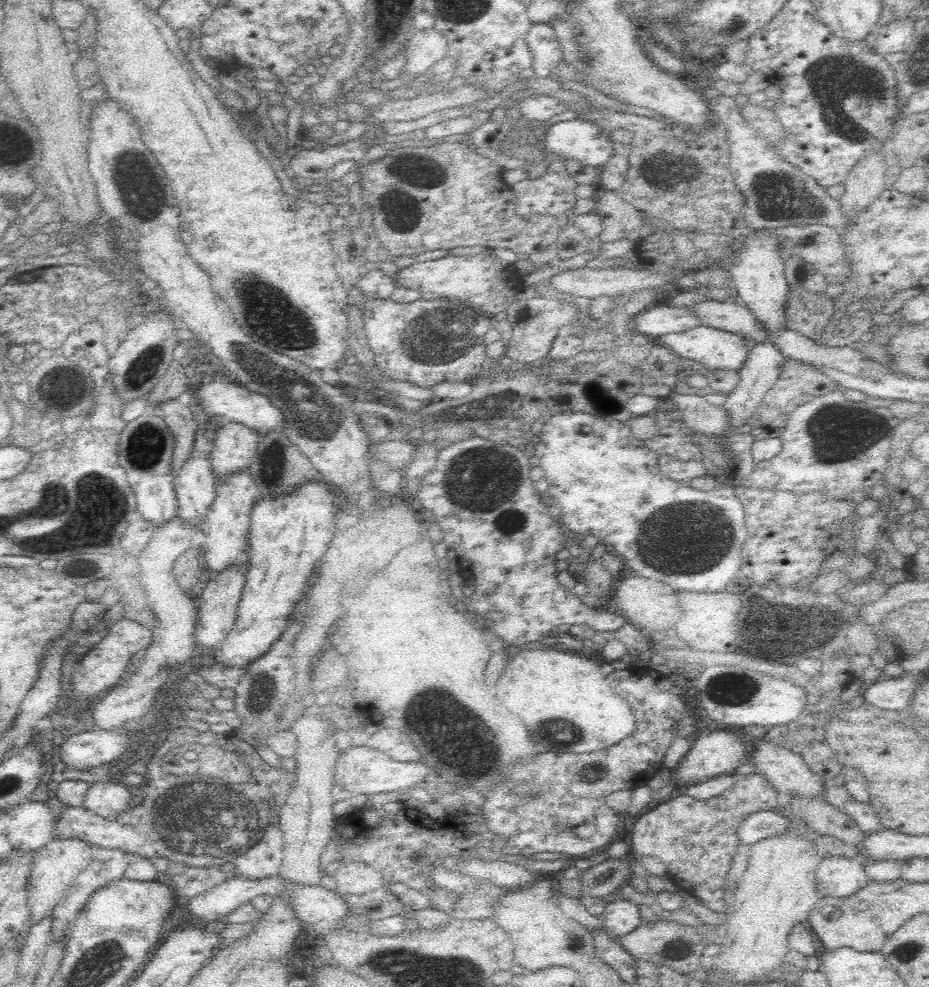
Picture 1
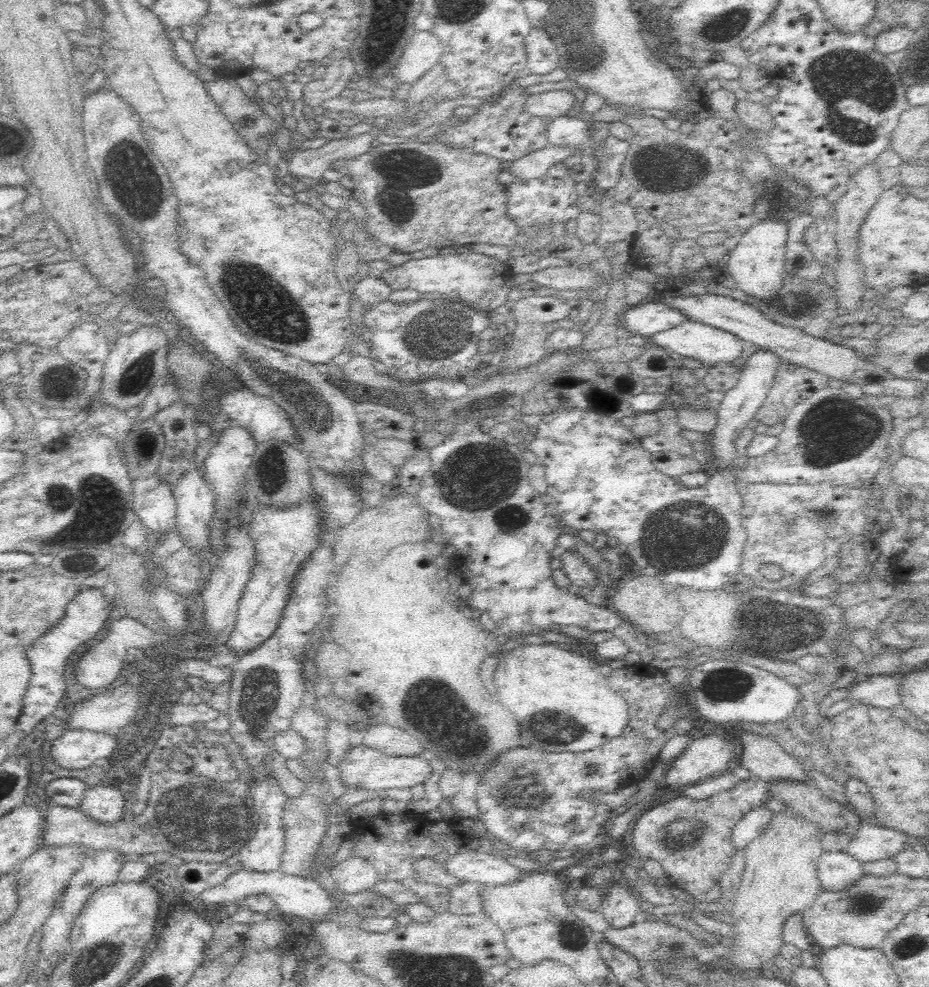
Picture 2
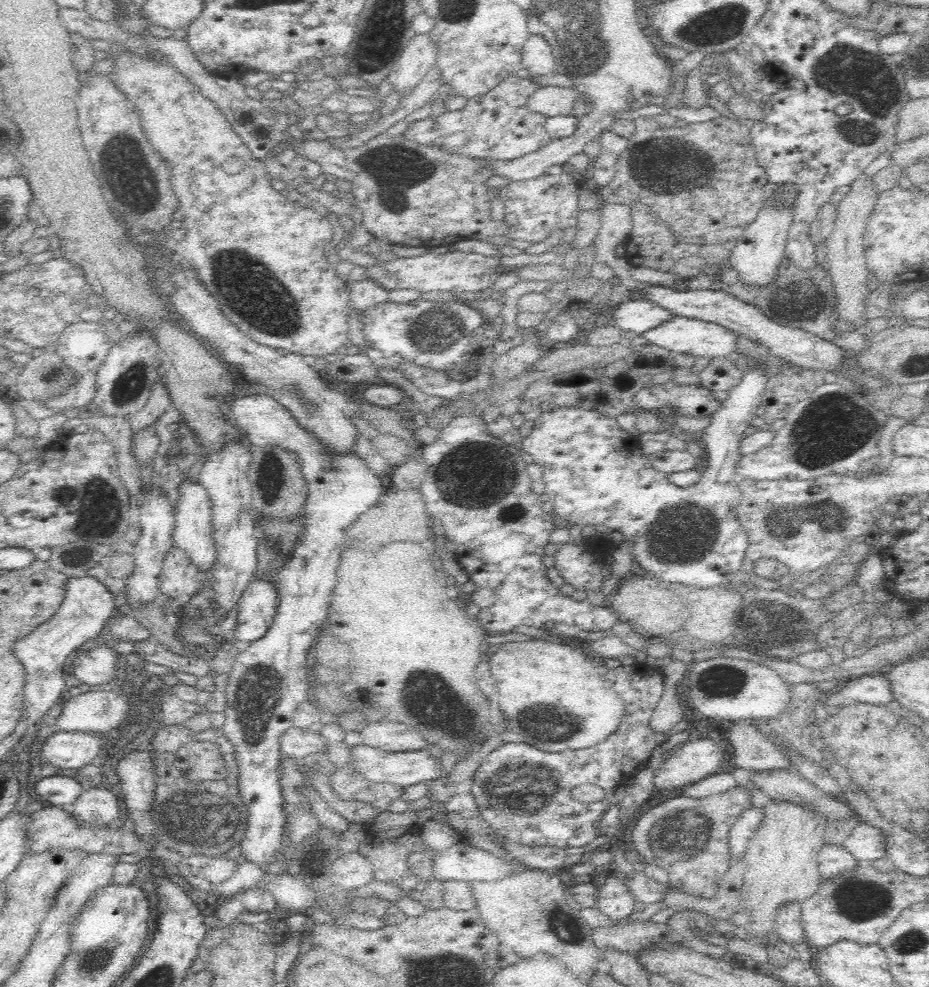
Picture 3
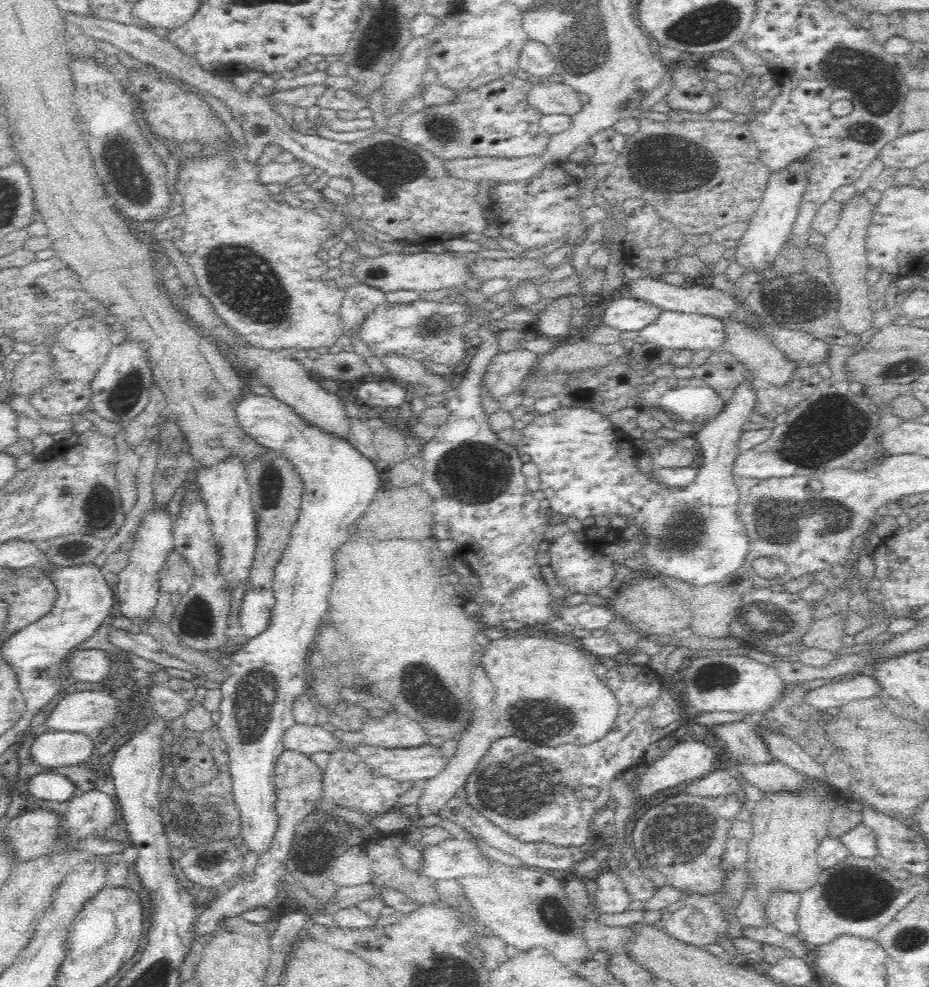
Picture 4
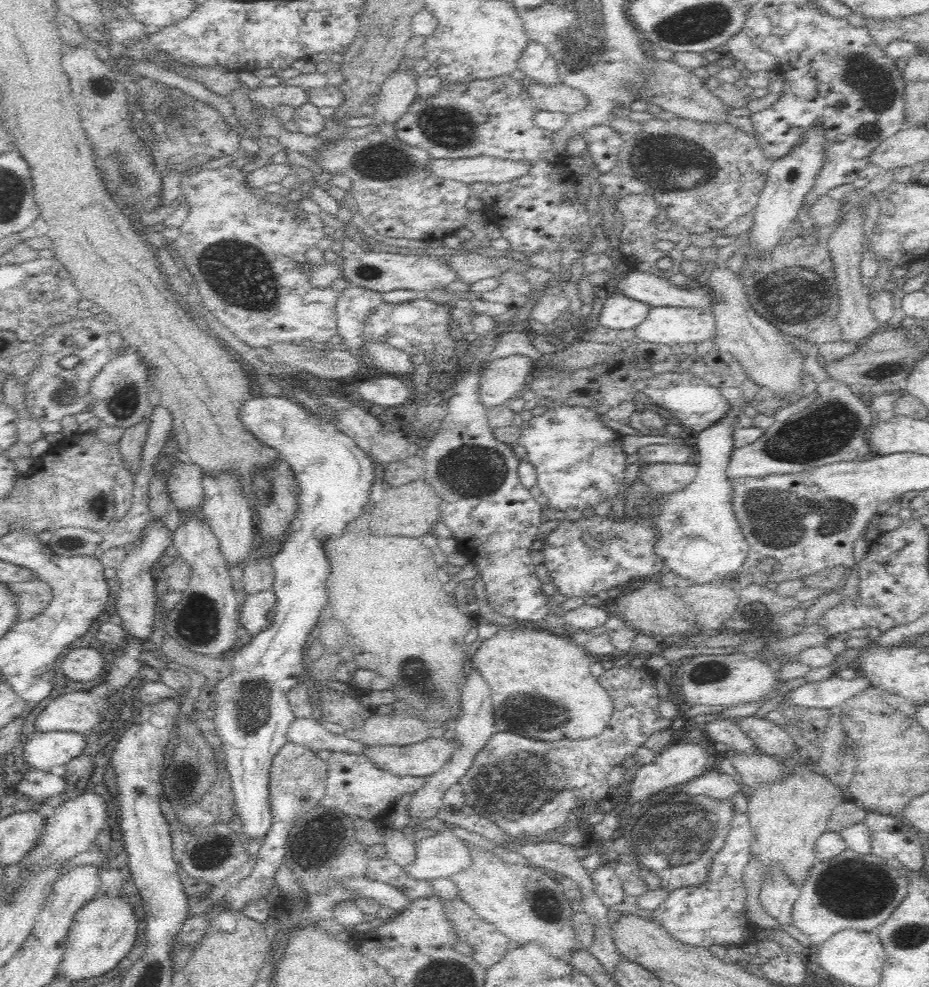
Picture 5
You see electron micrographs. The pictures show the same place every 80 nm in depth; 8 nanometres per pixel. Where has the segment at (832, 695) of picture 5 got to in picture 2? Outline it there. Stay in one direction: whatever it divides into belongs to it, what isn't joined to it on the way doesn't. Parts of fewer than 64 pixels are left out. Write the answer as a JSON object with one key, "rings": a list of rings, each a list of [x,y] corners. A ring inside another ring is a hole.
{"rings":[[[896,675],[870,676],[868,680],[860,684],[854,683],[846,696],[876,708],[894,708],[902,702],[902,685],[902,679]]]}

